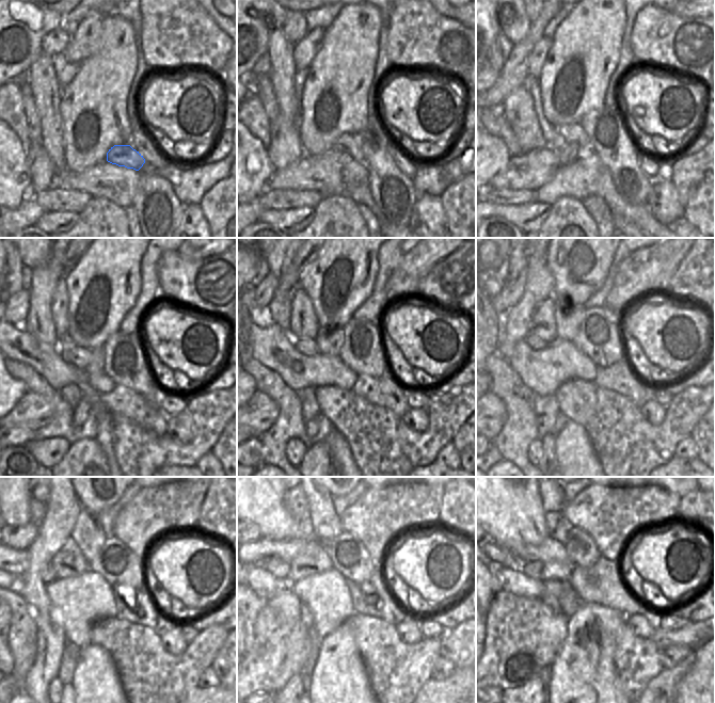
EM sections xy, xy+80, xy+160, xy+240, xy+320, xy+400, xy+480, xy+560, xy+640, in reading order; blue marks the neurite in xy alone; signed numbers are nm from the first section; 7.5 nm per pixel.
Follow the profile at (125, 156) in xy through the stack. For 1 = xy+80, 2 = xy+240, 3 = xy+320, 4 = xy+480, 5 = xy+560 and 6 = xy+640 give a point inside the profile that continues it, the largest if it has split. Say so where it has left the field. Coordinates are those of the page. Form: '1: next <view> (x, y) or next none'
1: next xy+80 (347, 144)
2: next xy+240 (91, 360)
3: next xy+320 (321, 345)
4: next xy+480 (48, 576)
5: next xy+560 (280, 569)
6: next xy+640 (506, 558)

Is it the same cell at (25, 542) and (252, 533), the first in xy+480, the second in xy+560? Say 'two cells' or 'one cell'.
one cell

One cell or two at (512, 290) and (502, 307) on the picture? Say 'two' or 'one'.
one

